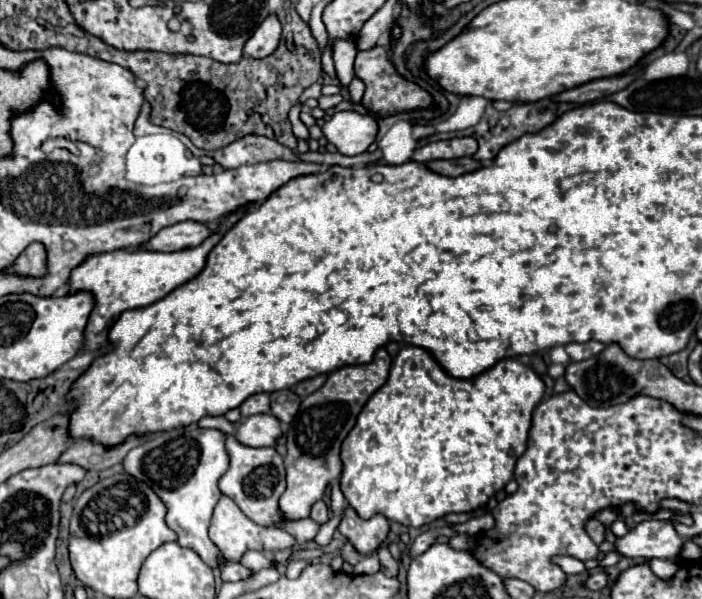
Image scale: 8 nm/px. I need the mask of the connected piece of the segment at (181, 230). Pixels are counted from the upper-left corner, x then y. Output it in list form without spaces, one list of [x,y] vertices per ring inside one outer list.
[[[188,220],[188,222],[180,222],[160,230],[160,234],[156,234],[156,238],[152,238],[144,248],[160,250],[160,252],[186,250],[186,248],[200,246],[212,232],[214,230],[208,224]]]

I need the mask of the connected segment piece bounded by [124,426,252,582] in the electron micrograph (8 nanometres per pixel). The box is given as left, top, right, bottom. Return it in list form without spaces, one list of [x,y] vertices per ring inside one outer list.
[[[174,428],[154,434],[148,442],[132,448],[124,458],[124,470],[142,482],[150,482],[156,494],[164,498],[168,506],[166,524],[178,534],[178,544],[194,550],[210,568],[220,568],[224,582],[238,582],[252,574],[240,562],[230,562],[222,556],[216,544],[208,538],[208,526],[212,510],[220,500],[222,492],[218,490],[220,476],[228,470],[230,458],[226,452],[226,434],[214,428]]]

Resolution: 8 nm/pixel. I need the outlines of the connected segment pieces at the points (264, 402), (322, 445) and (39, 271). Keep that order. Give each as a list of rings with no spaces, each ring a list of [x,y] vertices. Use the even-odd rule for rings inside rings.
[[[260,392],[260,394],[252,394],[250,398],[246,398],[242,404],[240,404],[240,414],[242,418],[248,418],[252,414],[264,414],[264,412],[270,412],[270,398],[268,394]]]
[[[380,348],[374,354],[372,362],[358,364],[358,366],[344,366],[340,370],[334,370],[318,392],[302,400],[300,410],[290,422],[290,428],[286,434],[288,454],[284,462],[286,462],[288,486],[278,502],[284,520],[308,518],[312,504],[322,500],[326,486],[332,480],[340,478],[342,474],[340,446],[344,438],[350,434],[350,430],[354,428],[356,418],[360,410],[364,408],[364,404],[368,402],[368,398],[386,382],[390,364],[392,360],[388,352]]]
[[[40,242],[30,244],[6,270],[16,276],[26,276],[26,278],[42,278],[46,276],[46,248]]]

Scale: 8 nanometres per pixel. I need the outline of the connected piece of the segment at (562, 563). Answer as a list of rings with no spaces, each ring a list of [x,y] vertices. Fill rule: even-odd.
[[[554,556],[552,561],[560,566],[567,575],[578,575],[585,570],[584,563],[571,556]]]

